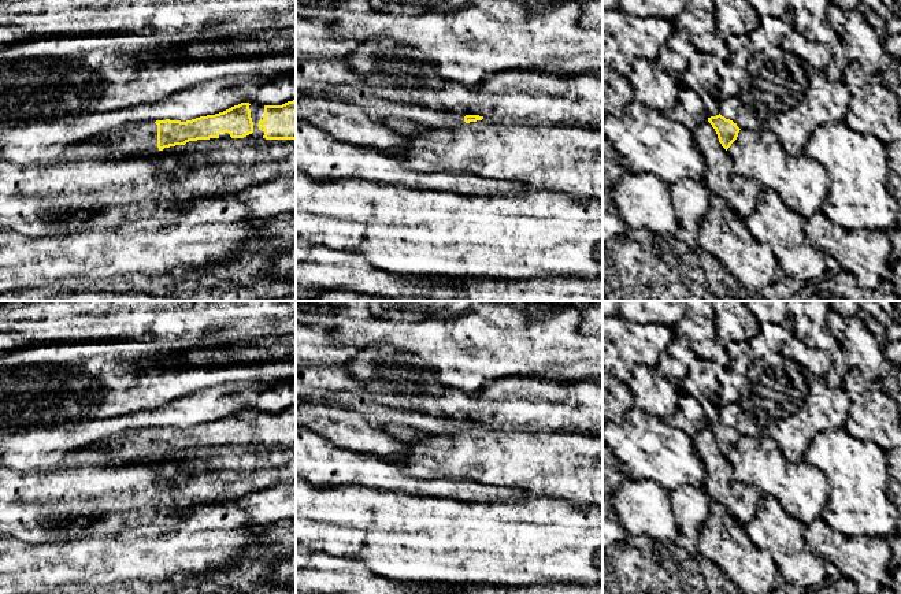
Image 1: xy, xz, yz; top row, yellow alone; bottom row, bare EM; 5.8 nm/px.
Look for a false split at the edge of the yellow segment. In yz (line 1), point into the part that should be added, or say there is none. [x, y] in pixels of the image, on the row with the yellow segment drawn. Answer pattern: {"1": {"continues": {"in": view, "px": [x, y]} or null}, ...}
{"1": {"continues": null}}

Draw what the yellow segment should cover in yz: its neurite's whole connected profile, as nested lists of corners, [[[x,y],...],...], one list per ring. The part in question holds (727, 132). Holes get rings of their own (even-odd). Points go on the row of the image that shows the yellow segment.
[[[720,114],[708,118],[708,122],[715,129],[722,146],[727,151],[731,146],[731,144],[737,140],[741,129],[737,126],[737,123],[734,123],[730,119],[726,119]]]

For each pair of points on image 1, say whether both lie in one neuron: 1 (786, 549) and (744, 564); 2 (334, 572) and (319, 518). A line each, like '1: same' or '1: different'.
1: different
2: different

